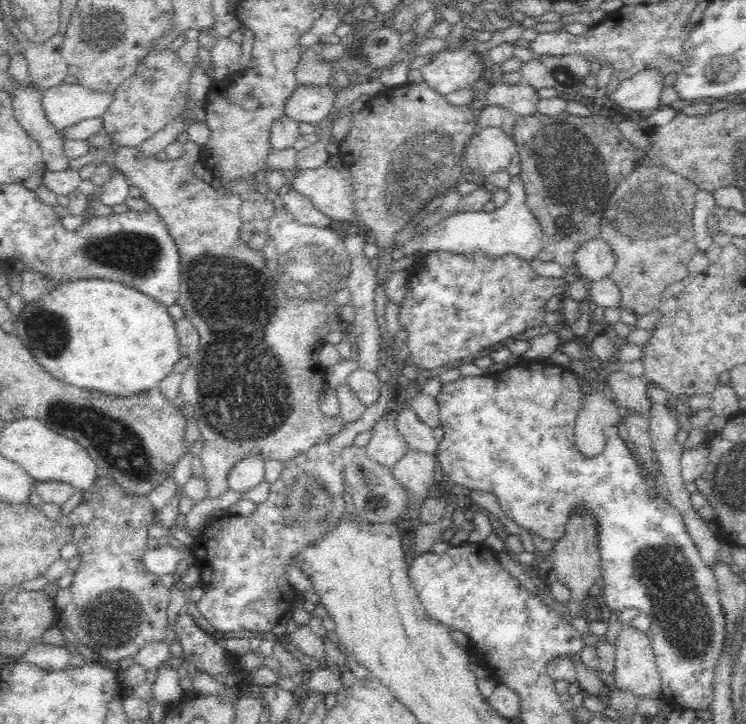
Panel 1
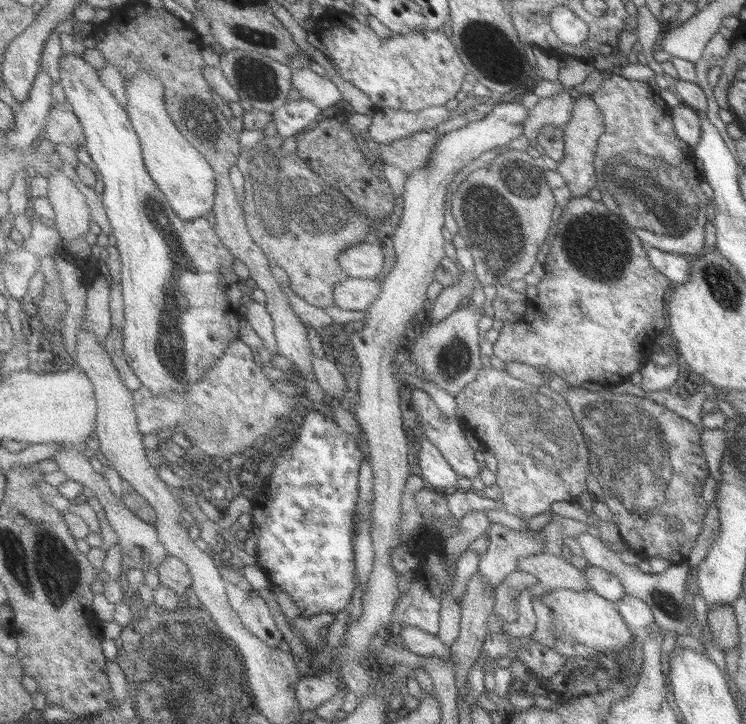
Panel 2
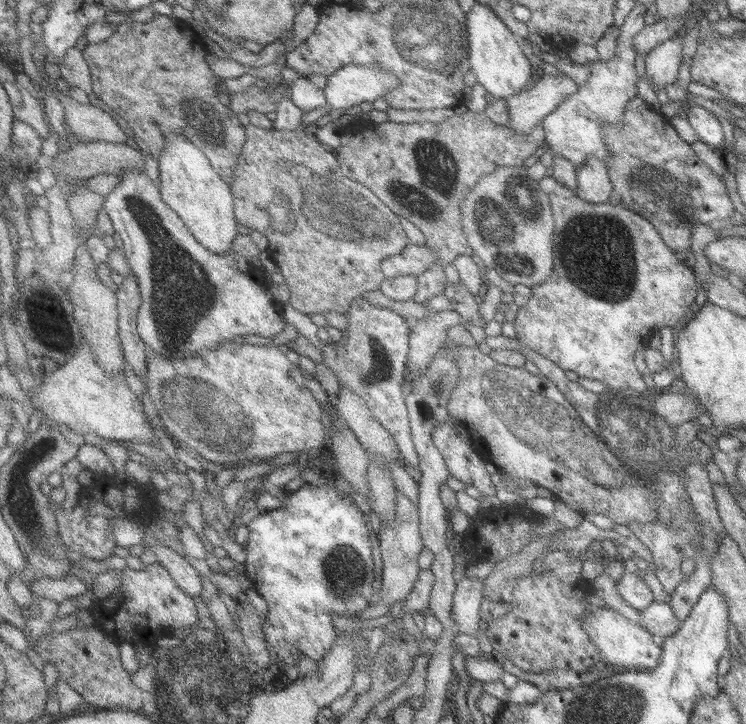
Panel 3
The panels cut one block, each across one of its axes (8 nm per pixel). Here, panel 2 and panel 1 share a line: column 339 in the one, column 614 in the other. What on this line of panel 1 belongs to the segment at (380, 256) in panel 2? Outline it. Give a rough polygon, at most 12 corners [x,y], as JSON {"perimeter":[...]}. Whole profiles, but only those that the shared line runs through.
{"perimeter":[[592,238],[574,252],[574,276],[588,282],[608,278],[616,258]]}

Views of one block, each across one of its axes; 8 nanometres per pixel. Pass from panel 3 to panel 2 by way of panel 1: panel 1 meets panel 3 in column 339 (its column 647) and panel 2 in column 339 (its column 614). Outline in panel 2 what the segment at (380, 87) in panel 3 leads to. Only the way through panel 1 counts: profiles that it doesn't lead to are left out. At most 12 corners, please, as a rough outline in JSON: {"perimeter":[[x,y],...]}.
{"perimeter":[[293,70],[291,84],[321,110],[343,102],[327,76]]}

